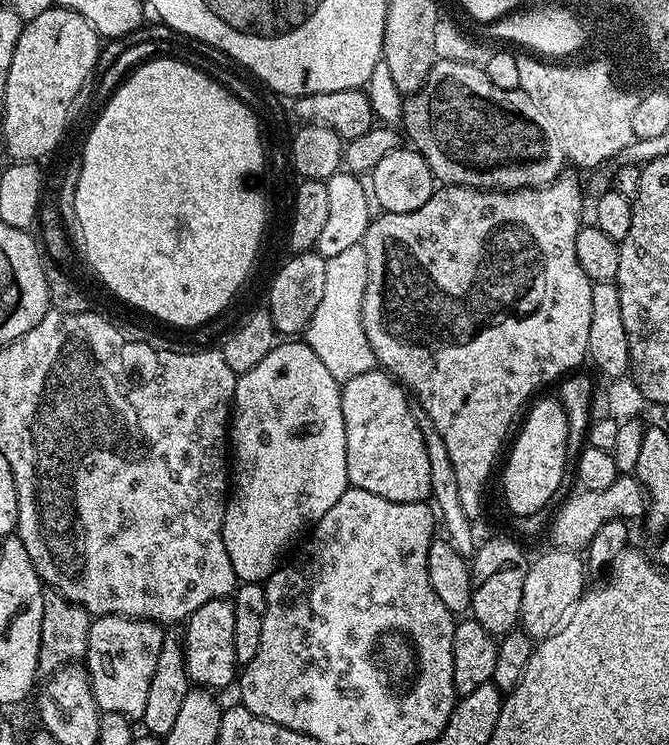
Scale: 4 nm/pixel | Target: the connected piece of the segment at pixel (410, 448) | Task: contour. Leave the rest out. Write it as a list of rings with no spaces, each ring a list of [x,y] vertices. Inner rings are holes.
[[[373,370],[343,381],[340,397],[346,426],[346,474],[349,485],[358,490],[370,490],[370,494],[378,494],[378,498],[386,498],[390,502],[419,504],[427,501],[432,495],[430,458],[426,458],[422,430],[418,430],[418,422],[414,422],[409,393],[389,373]]]

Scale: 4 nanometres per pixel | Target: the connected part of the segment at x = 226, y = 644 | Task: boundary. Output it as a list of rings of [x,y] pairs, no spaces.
[[[231,599],[211,600],[206,602],[206,606],[198,606],[198,610],[194,610],[194,614],[188,617],[183,628],[184,657],[189,681],[209,690],[221,690],[220,688],[228,688],[231,684],[233,687],[238,676],[238,665],[234,654],[234,606]]]

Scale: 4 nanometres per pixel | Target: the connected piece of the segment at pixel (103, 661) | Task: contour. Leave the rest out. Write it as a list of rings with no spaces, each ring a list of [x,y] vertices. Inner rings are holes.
[[[98,616],[93,619],[86,667],[92,693],[101,712],[117,712],[129,718],[143,717],[146,694],[150,694],[150,678],[154,678],[154,666],[158,666],[158,654],[162,650],[165,635],[165,629],[155,620],[137,620],[134,616]]]

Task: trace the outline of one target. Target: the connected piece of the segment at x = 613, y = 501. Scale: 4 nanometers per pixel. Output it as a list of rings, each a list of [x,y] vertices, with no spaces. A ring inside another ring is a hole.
[[[620,474],[606,490],[590,491],[579,489],[578,493],[566,499],[558,512],[551,517],[548,535],[552,544],[559,548],[569,548],[572,551],[585,549],[600,526],[612,520],[634,520],[645,515],[647,500],[640,500],[640,494],[645,491],[644,485],[634,486],[635,475]]]

